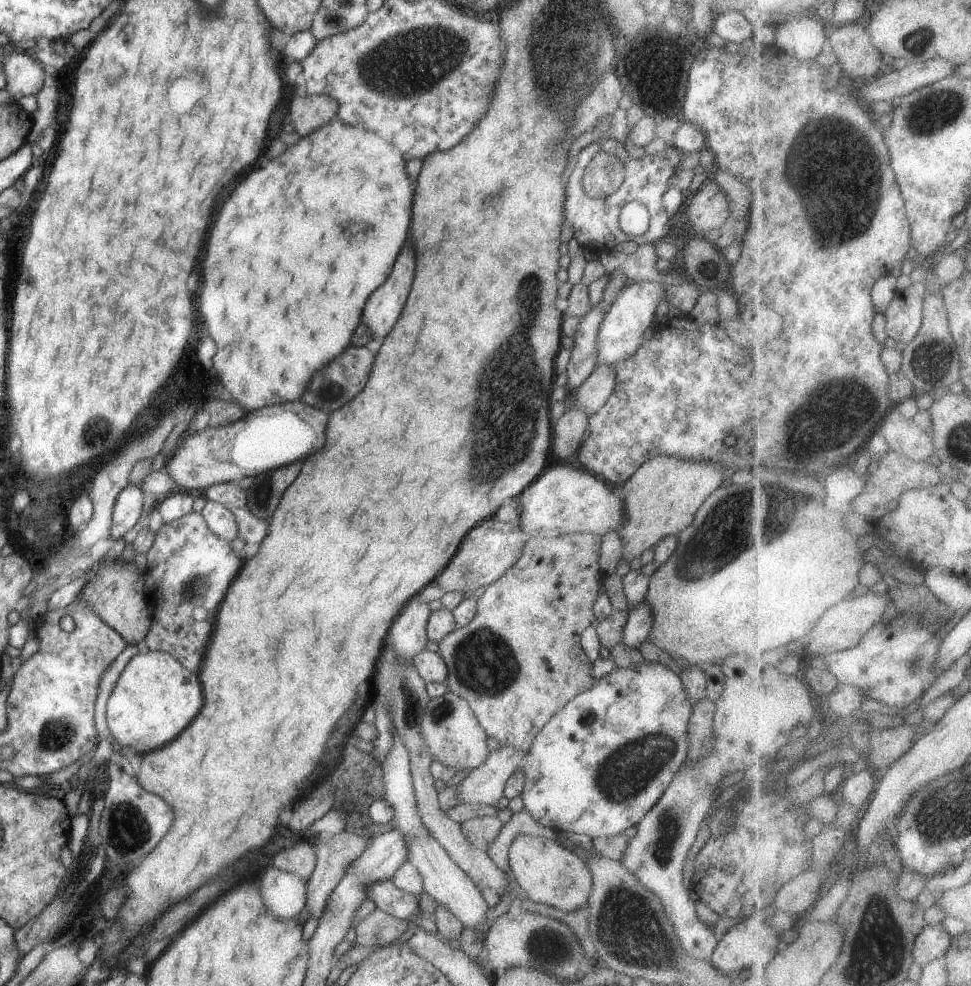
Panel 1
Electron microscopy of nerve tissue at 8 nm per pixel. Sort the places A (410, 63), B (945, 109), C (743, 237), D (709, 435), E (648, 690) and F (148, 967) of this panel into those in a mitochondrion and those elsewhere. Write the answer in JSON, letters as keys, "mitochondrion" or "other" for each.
{"A":"mitochondrion","B":"mitochondrion","C":"other","D":"other","E":"other","F":"other"}

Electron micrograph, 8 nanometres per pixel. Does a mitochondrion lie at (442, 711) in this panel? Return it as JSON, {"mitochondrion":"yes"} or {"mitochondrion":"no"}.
{"mitochondrion":"yes"}

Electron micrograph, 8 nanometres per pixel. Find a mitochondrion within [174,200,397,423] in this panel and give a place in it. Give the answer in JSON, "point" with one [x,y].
{"point":[324,390]}

